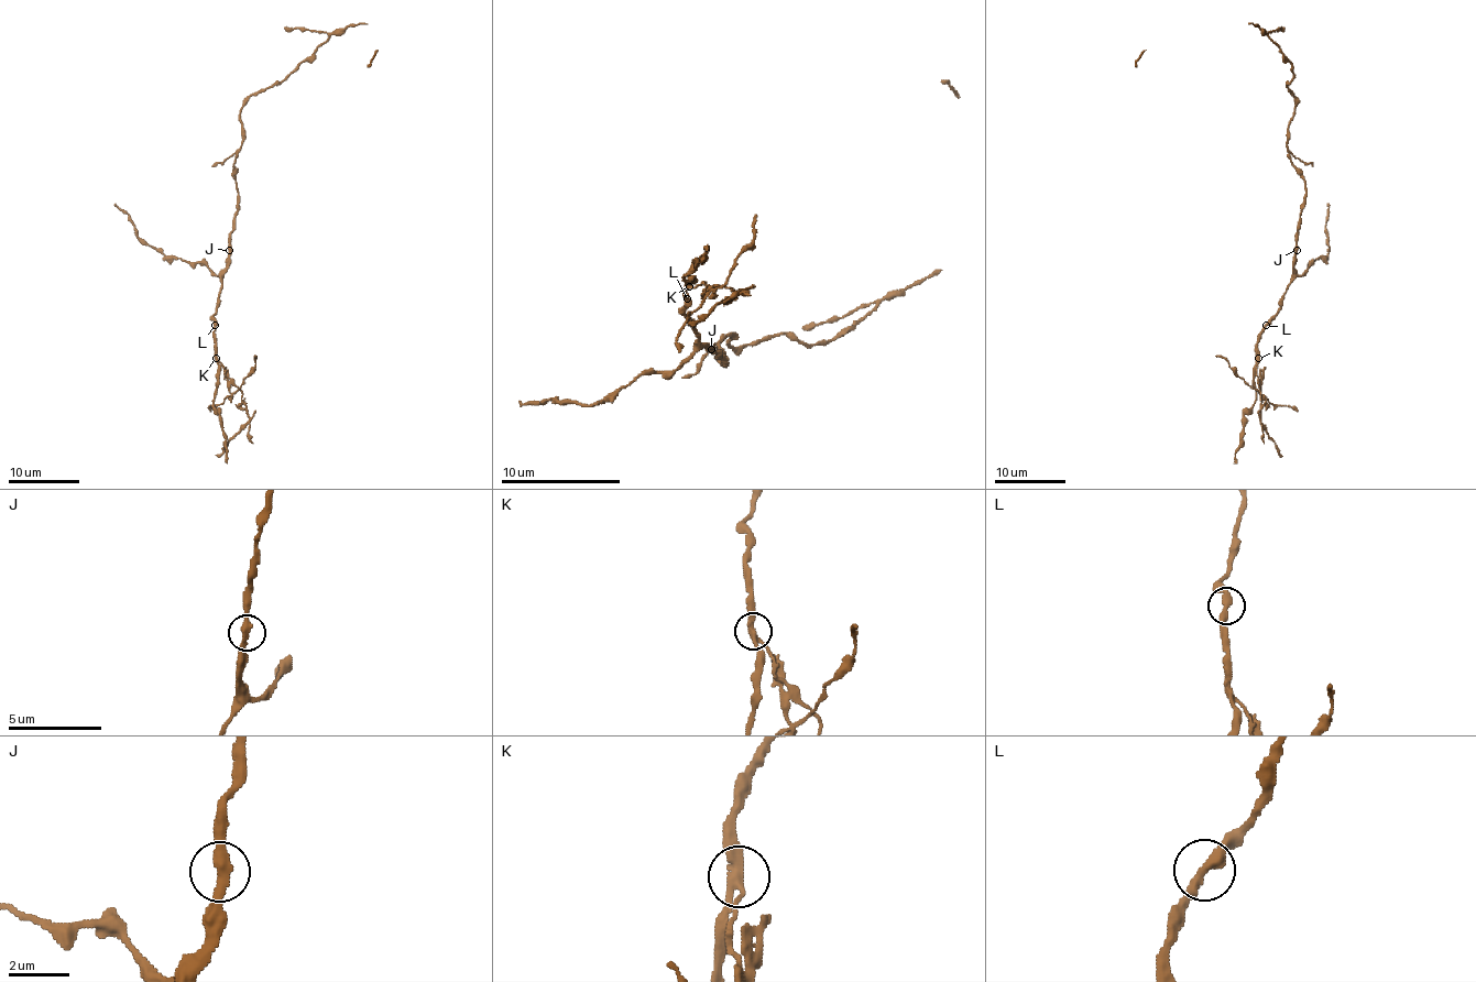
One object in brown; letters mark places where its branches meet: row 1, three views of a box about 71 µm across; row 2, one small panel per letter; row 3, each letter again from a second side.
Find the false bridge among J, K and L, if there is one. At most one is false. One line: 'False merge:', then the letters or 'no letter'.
False merge: K

